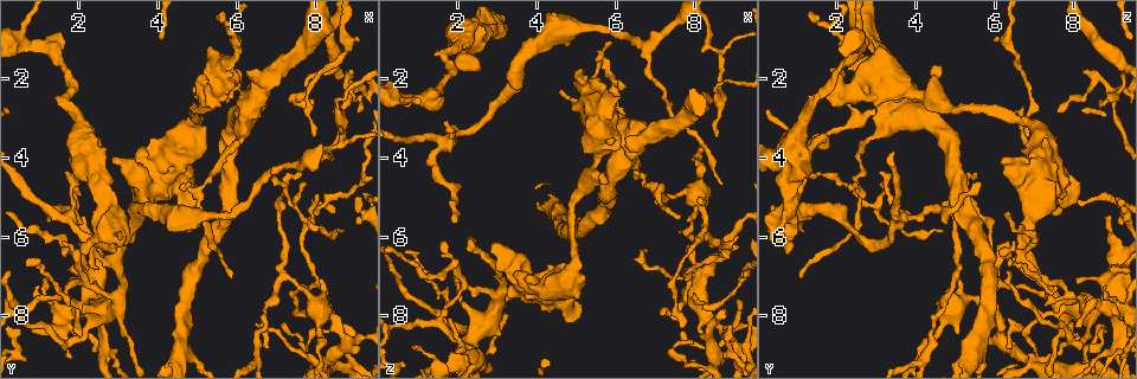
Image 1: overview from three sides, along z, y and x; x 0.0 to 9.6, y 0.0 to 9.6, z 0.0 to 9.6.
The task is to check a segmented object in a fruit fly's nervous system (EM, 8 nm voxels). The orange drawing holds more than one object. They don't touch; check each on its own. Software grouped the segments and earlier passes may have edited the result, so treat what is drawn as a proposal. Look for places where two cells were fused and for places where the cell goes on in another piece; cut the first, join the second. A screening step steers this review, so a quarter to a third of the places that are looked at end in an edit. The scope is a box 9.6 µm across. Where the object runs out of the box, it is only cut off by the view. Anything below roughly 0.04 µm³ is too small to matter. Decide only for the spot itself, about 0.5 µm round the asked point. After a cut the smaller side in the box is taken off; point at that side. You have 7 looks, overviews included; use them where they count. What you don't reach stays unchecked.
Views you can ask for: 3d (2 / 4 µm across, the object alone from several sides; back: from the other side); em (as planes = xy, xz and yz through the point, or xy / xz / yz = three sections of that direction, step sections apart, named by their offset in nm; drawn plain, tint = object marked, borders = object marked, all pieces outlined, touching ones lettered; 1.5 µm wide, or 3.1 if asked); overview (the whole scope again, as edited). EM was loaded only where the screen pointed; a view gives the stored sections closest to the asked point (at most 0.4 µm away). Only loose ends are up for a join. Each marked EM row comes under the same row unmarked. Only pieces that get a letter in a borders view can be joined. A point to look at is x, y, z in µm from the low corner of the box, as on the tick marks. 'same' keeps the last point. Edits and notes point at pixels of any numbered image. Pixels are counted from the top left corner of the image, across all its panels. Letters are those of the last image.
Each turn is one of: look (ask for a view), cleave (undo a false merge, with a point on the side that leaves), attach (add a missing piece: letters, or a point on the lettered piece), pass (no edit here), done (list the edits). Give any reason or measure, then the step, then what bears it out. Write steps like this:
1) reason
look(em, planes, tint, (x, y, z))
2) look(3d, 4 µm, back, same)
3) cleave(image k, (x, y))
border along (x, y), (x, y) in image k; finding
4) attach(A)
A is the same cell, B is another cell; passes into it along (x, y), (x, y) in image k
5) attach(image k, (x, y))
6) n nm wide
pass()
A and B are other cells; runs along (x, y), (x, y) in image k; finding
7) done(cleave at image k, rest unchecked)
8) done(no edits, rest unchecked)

tapers out
look(3d, 4 µm, (8.70, 5.80, 4.75))

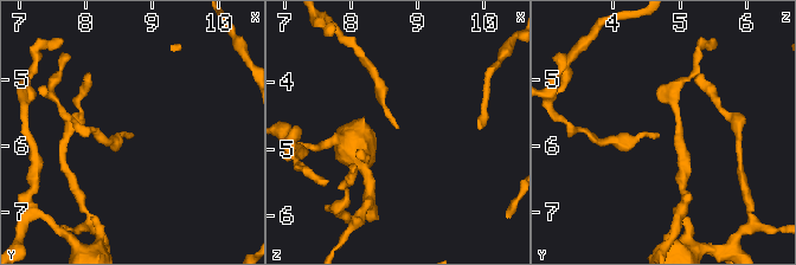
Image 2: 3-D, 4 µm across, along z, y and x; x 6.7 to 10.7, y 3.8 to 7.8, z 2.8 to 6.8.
need the tissue
look(em, yz, step 4, borders, (8.75, 5.85, 4.70))

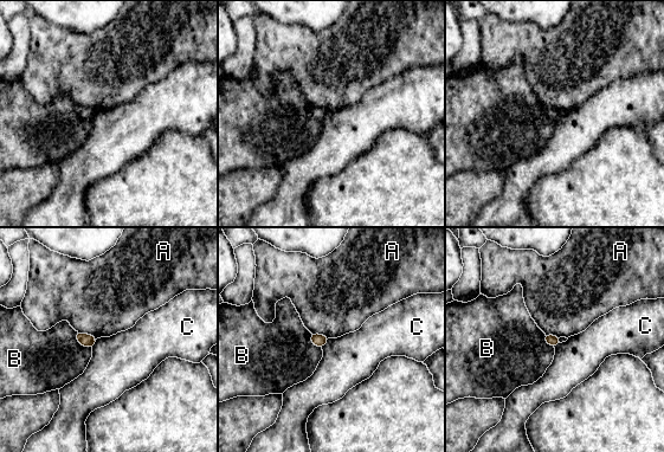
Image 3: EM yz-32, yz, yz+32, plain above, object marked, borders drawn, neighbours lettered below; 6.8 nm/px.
another direction
look(em, xz, step 4, borders, same)

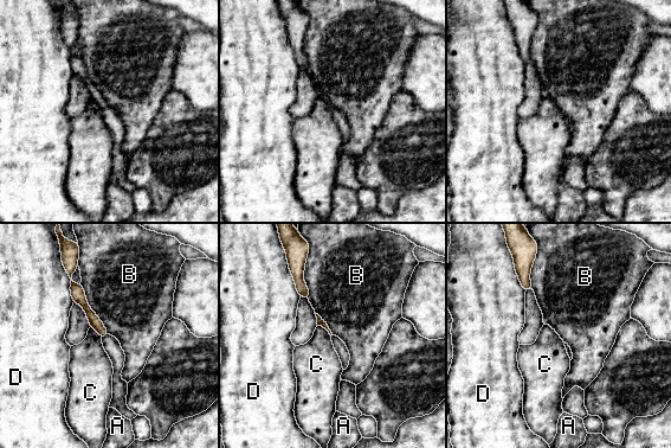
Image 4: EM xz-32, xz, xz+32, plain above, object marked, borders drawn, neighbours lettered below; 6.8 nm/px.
pass()
A, B, C and D are other cells; border along (77, 266), (72, 280), (79, 285) in image 4; none of them fits

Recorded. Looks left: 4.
branch stops here
look(em, xy, step 8, borders, (7.75, 4.65, 3.25))

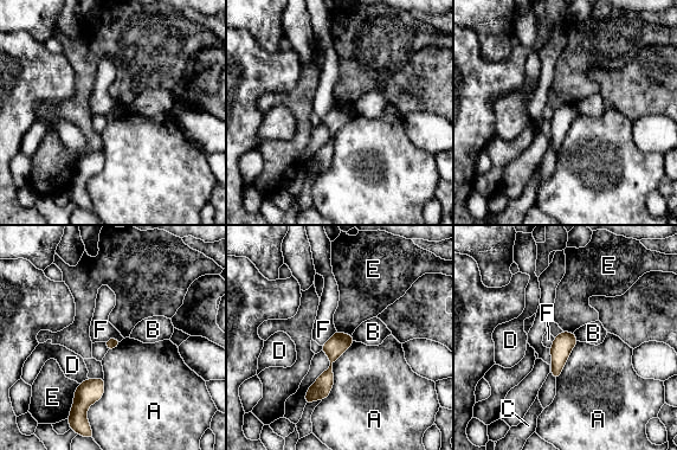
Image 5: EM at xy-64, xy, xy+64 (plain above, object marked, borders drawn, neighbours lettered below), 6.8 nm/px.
another direction
look(em, planes, borders, same)

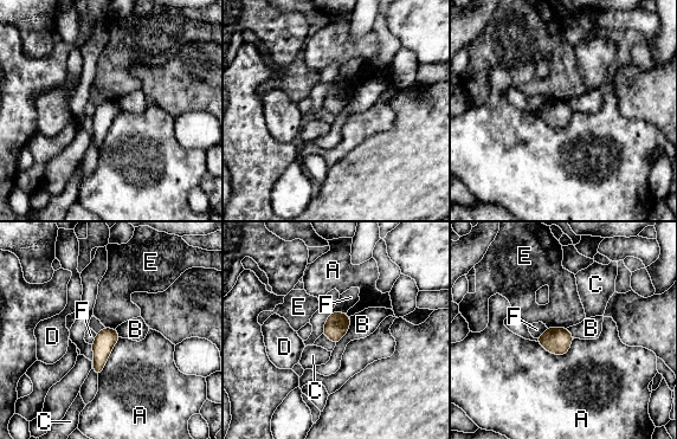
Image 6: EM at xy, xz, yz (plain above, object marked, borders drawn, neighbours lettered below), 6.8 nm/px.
pass()
A, B, C, D, E and F are other cells; border along (350, 317), (348, 330), (336, 343) in image 6; no lettered piece goes on from it

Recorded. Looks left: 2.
look(em, planes, borders, (3.00, 7.50, 7.45))

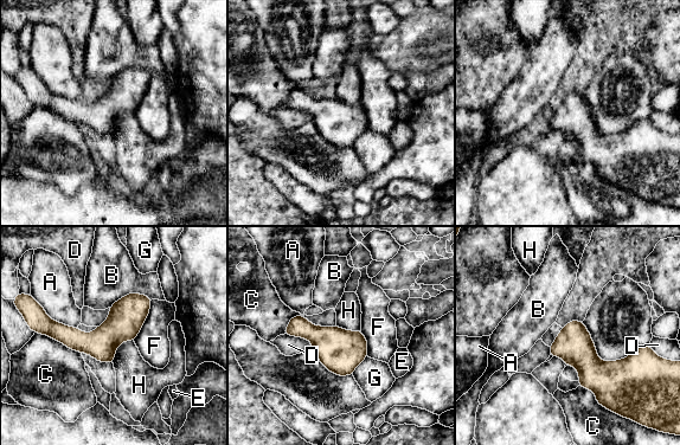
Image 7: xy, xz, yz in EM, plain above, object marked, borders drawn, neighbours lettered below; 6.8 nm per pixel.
240 nm wide
pass()
A, B, C, D, E, F, G and H are other cells; all the same cell

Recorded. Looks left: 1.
done(no edits, rest unchecked)

